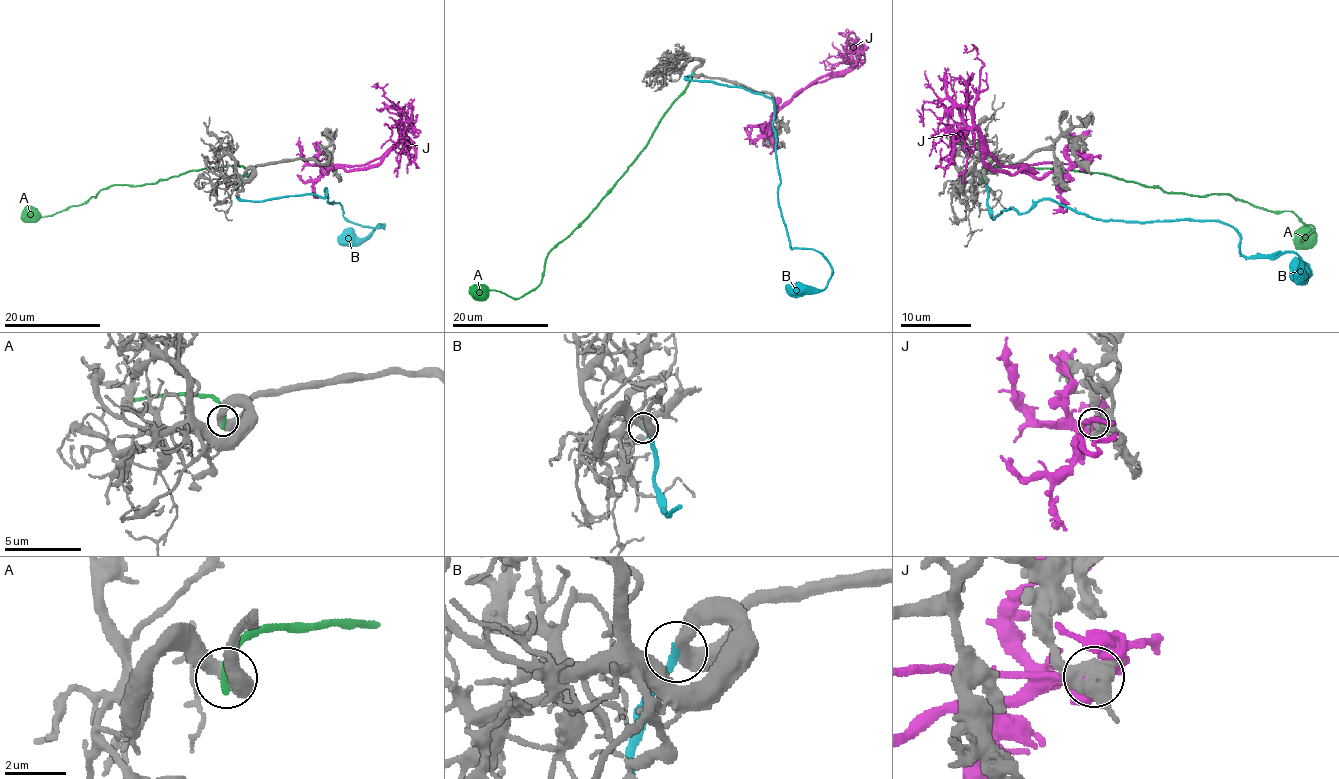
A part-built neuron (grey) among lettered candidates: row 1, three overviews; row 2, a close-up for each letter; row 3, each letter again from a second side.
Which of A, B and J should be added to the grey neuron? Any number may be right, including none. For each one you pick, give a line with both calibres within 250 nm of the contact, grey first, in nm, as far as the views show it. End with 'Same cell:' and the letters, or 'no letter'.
B: Thickness 440 nm (grey) against 260 nm
Same cell: B

